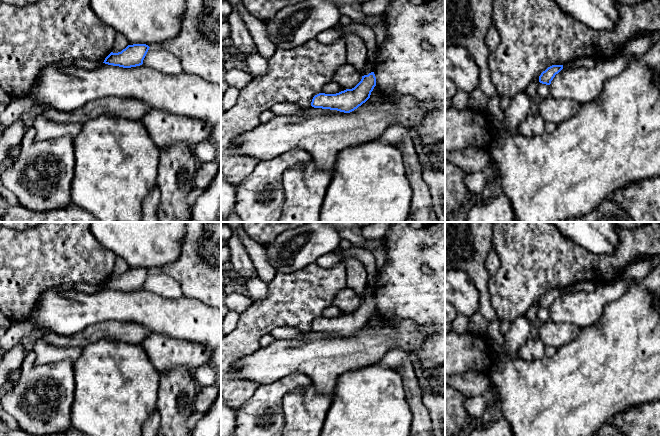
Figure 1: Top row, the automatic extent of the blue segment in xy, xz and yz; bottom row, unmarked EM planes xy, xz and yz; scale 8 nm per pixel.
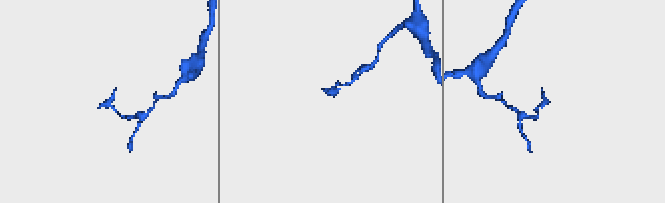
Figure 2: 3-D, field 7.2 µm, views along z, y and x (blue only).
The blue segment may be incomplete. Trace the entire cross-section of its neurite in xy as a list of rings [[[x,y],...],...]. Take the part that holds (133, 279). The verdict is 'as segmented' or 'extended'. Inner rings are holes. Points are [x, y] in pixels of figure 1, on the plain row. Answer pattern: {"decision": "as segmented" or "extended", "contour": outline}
{"decision": "as segmented", "contour": [[[133,268],[128,269],[121,276],[111,276],[104,284],[103,287],[123,292],[131,292],[143,288],[143,284],[149,274],[146,268]]]}

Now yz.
{"decision": "as segmented", "contour": [[[552,289],[548,291],[539,300],[539,306],[542,308],[550,309],[551,305],[563,293],[563,289]]]}

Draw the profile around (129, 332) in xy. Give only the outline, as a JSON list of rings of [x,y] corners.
[[[105,321],[70,336],[74,346],[85,347],[102,339],[141,344],[150,334],[147,327],[133,322]]]

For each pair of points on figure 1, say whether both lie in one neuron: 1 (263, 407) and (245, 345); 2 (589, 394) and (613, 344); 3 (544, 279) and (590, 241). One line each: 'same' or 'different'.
1: different
2: same
3: different

